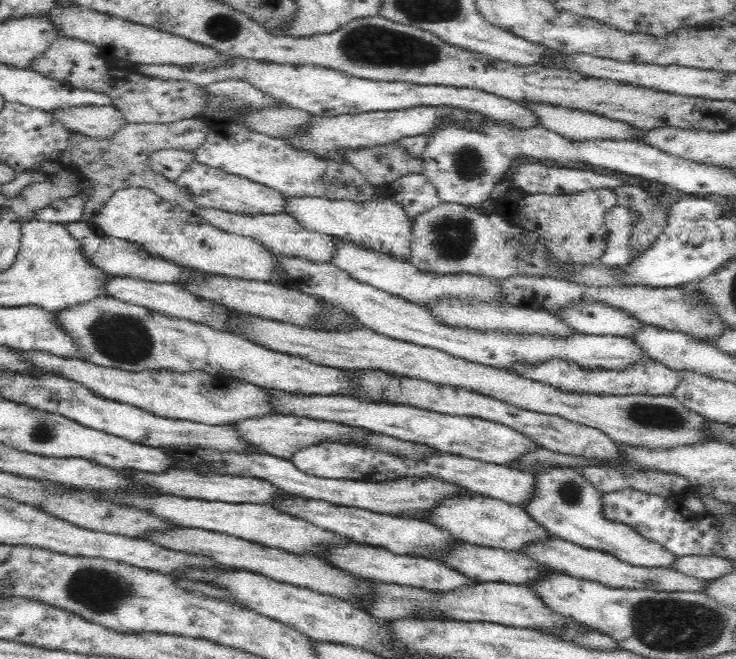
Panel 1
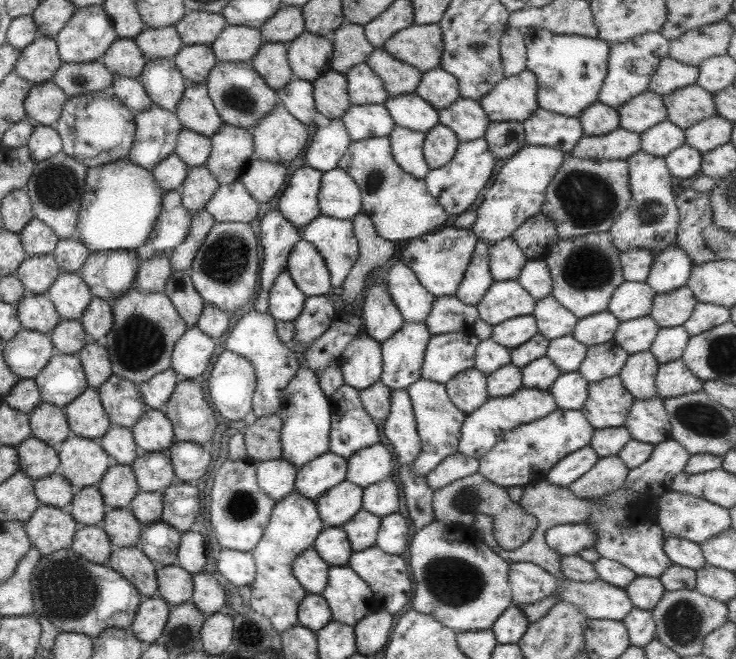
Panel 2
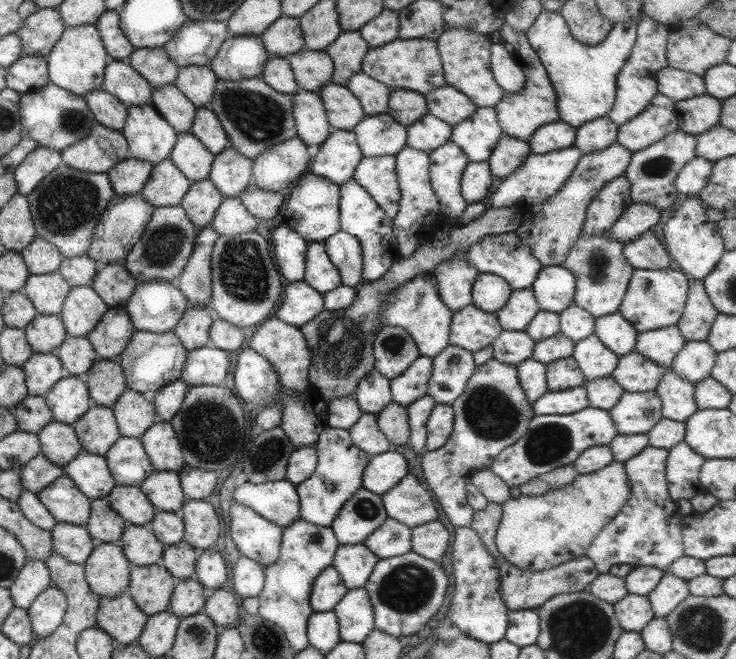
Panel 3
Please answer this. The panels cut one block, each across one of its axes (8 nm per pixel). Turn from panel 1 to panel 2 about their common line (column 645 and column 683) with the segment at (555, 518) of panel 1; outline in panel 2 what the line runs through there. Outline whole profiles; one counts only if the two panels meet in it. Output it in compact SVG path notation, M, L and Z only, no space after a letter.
M677 536L663 539L663 552L672 564L696 571L707 564L698 544Z

